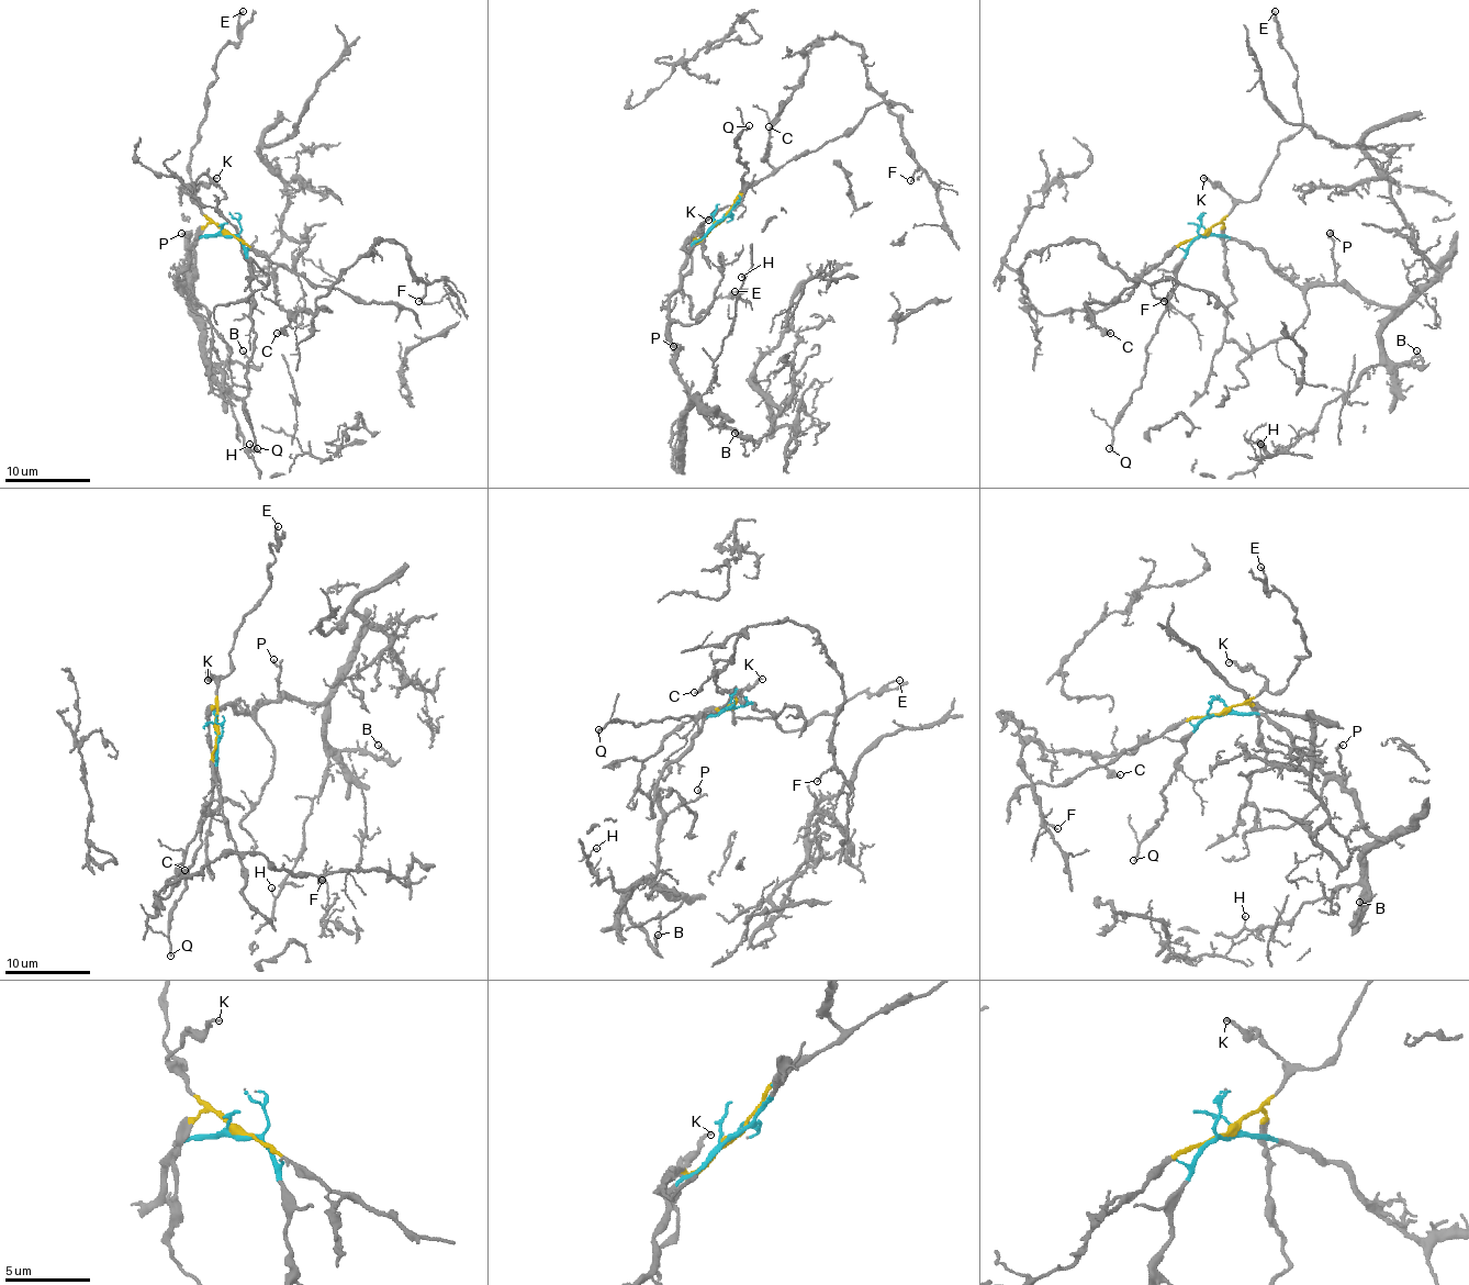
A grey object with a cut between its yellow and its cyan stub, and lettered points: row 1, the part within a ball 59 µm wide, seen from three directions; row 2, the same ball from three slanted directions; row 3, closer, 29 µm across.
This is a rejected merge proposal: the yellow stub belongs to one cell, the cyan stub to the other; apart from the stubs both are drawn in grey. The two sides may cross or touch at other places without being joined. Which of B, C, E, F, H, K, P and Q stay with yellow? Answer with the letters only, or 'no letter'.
C, E, F, K

